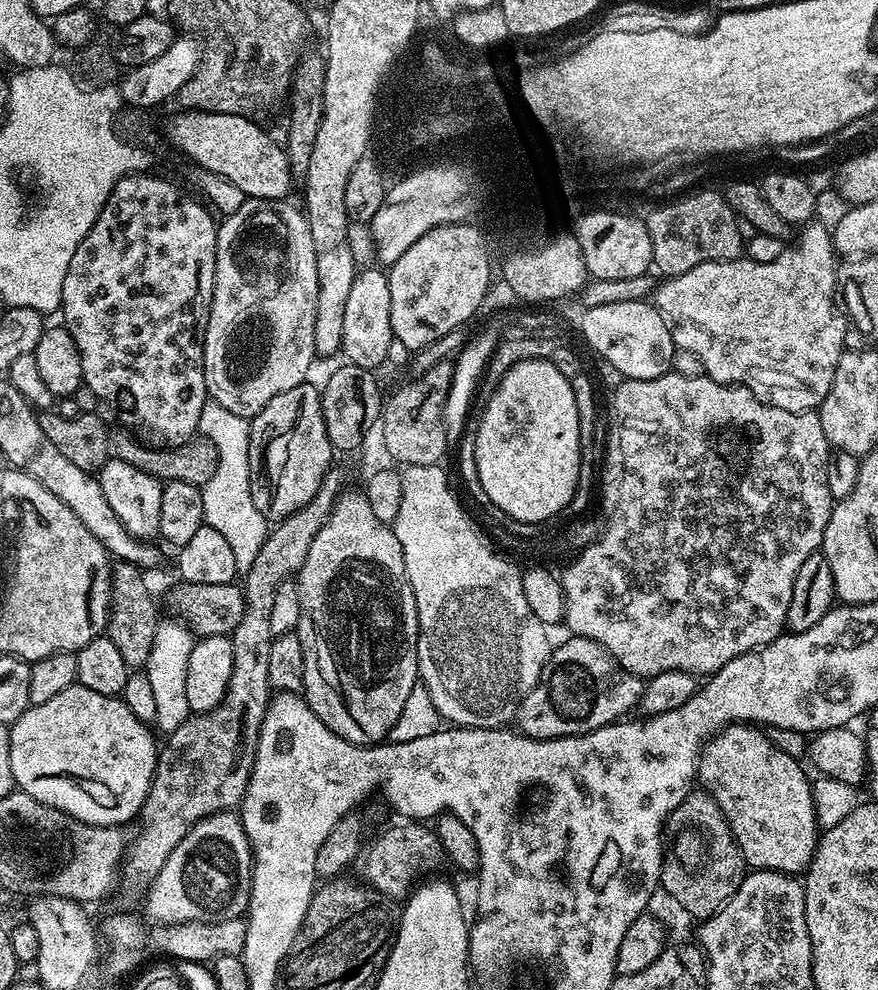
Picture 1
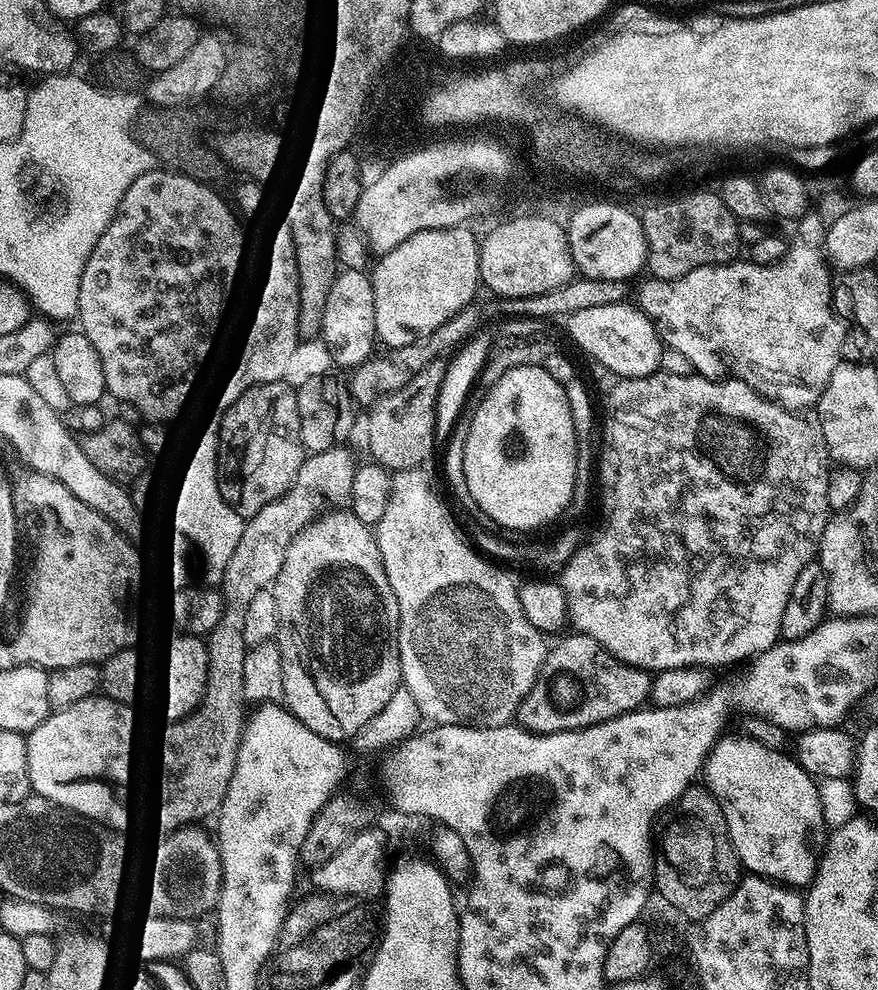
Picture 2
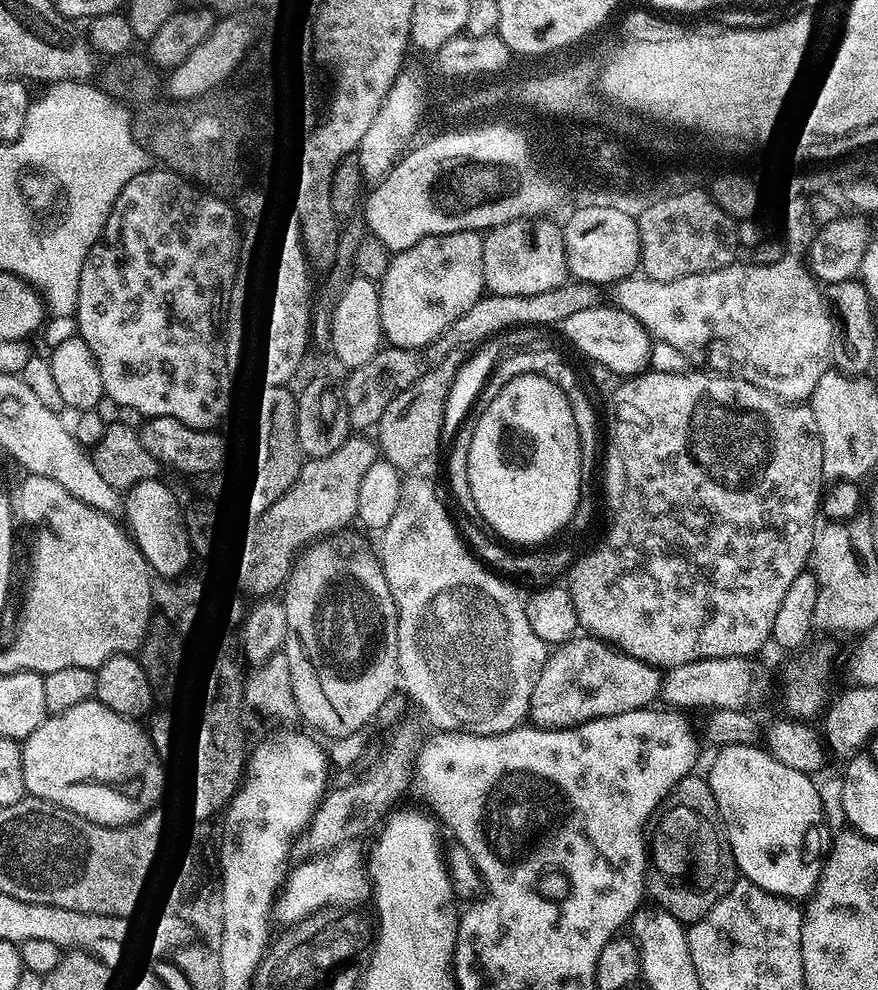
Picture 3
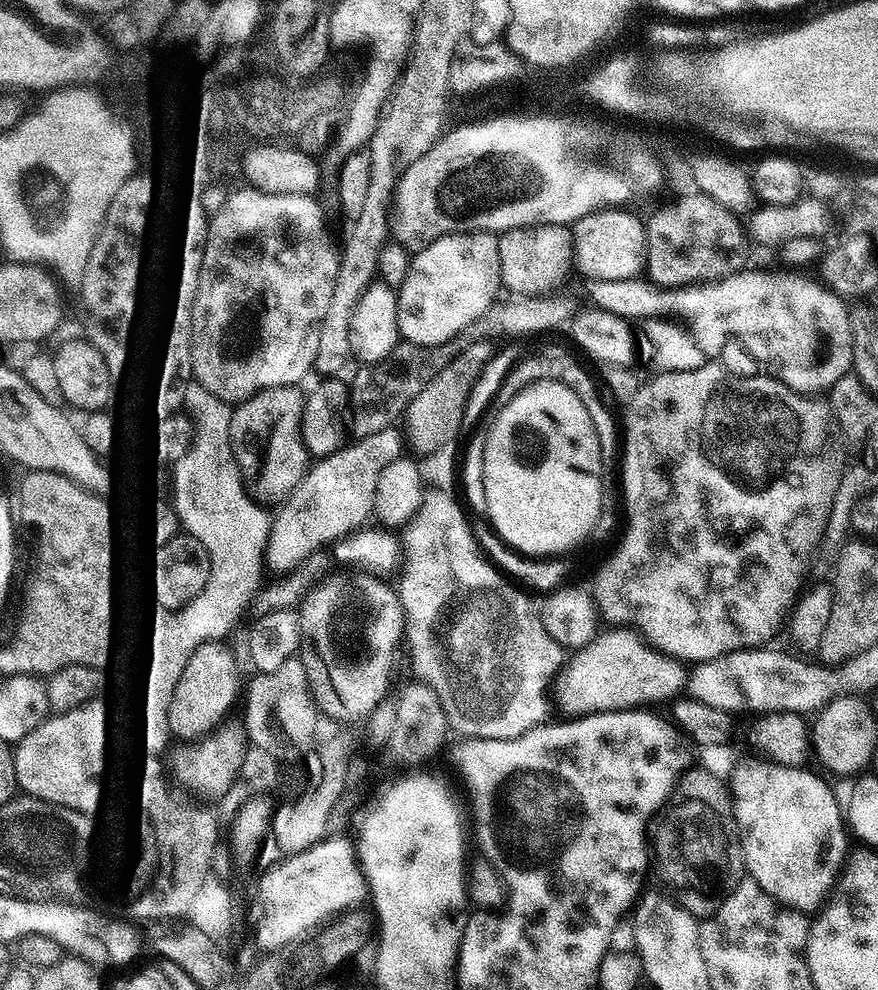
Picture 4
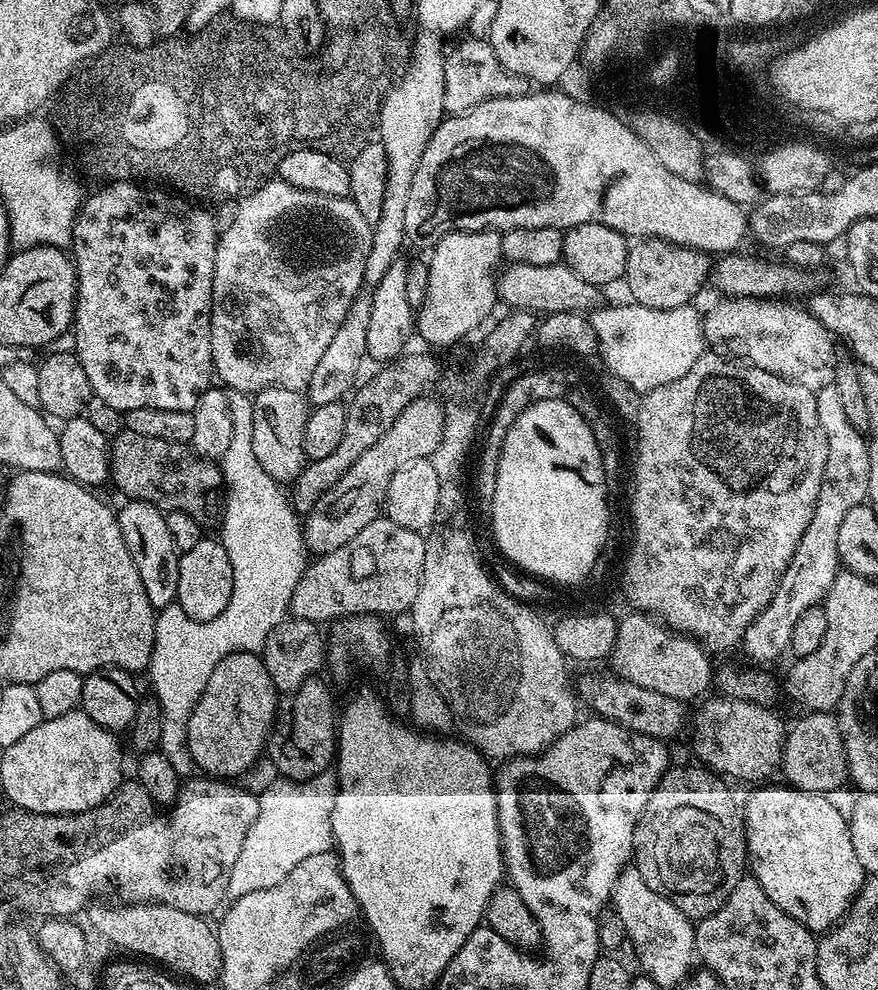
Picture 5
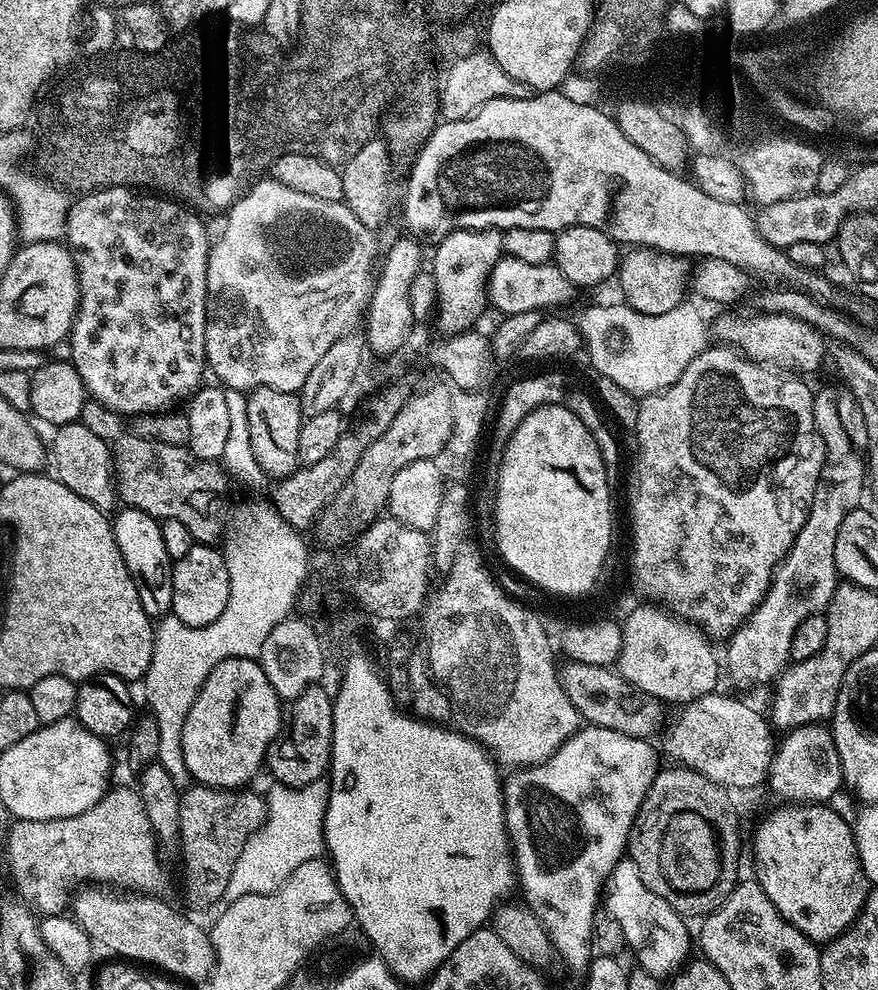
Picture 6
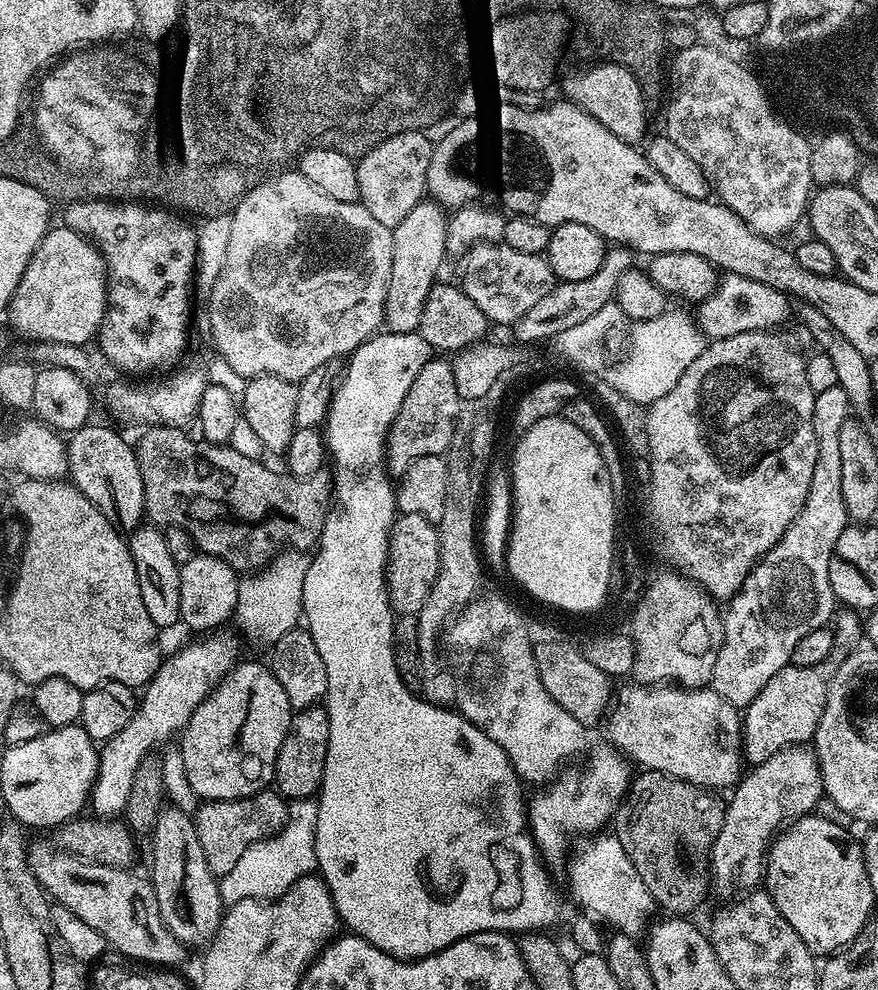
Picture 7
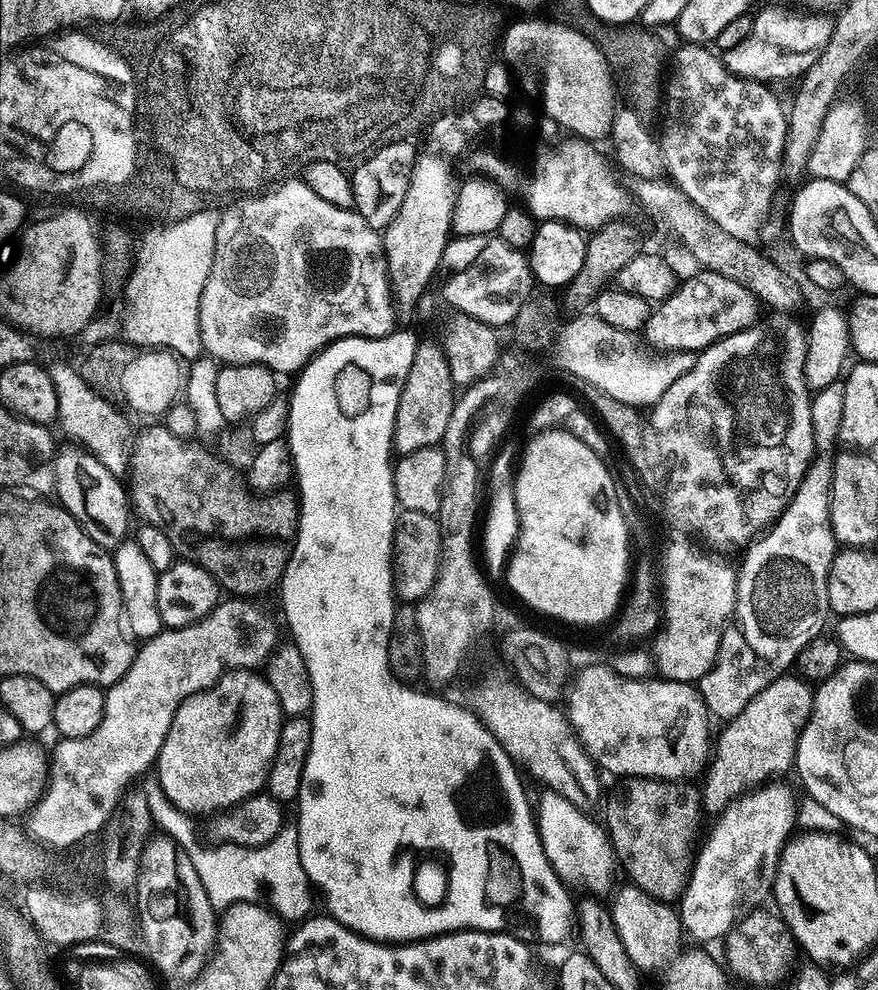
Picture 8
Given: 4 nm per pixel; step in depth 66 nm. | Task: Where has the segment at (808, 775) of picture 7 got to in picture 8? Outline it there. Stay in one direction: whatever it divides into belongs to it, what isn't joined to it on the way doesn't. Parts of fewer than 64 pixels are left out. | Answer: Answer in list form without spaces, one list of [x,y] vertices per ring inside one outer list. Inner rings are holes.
[[[765,782],[757,788],[732,800],[723,812],[715,817],[716,825],[708,837],[703,837],[692,861],[692,877],[684,887],[684,894],[678,901],[678,913],[685,933],[693,941],[716,940],[727,936],[729,930],[747,916],[757,911],[764,899],[772,896],[772,884],[776,880],[776,866],[780,862],[780,851],[788,843],[797,827],[798,797],[788,784]]]

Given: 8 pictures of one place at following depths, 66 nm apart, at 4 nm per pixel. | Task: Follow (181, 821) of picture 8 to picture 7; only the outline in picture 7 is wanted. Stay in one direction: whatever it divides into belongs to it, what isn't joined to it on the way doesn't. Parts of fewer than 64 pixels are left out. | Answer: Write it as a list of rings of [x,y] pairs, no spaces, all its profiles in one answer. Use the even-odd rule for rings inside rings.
[[[313,799],[291,801],[283,827],[273,837],[251,844],[238,862],[219,881],[220,895],[225,903],[247,899],[276,899],[295,884],[301,876],[313,873],[316,867],[317,808]]]

